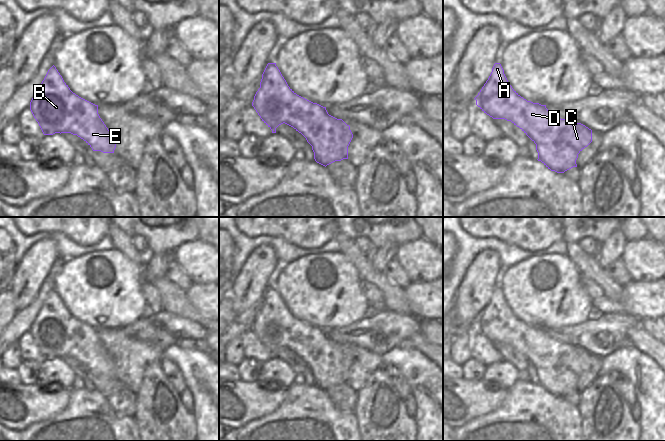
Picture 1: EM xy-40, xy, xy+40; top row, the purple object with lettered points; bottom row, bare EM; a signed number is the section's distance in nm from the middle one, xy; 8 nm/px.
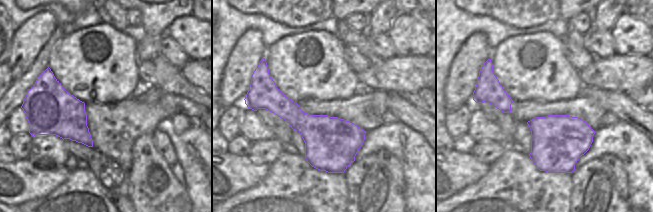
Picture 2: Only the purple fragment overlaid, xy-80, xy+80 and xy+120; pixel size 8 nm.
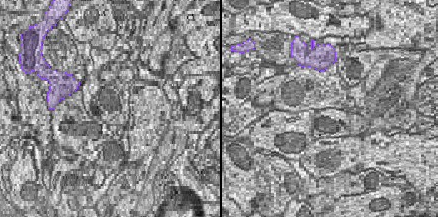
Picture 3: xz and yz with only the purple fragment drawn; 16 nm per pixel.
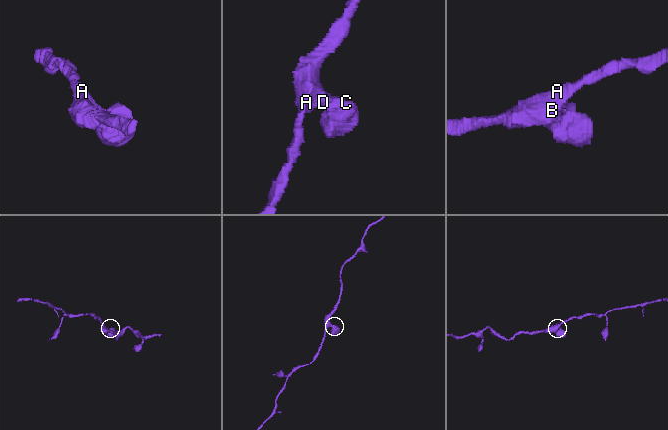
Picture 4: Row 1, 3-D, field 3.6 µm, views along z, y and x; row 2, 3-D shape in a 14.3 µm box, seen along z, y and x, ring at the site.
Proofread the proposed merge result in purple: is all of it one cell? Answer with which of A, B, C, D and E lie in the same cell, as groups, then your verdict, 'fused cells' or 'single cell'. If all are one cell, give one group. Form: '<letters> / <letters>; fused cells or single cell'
A B C D E; single cell

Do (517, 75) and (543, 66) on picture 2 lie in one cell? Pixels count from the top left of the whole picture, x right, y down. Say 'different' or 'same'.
same

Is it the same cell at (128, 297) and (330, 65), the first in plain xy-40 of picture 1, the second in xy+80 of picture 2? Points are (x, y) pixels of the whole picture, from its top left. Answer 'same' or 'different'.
same

